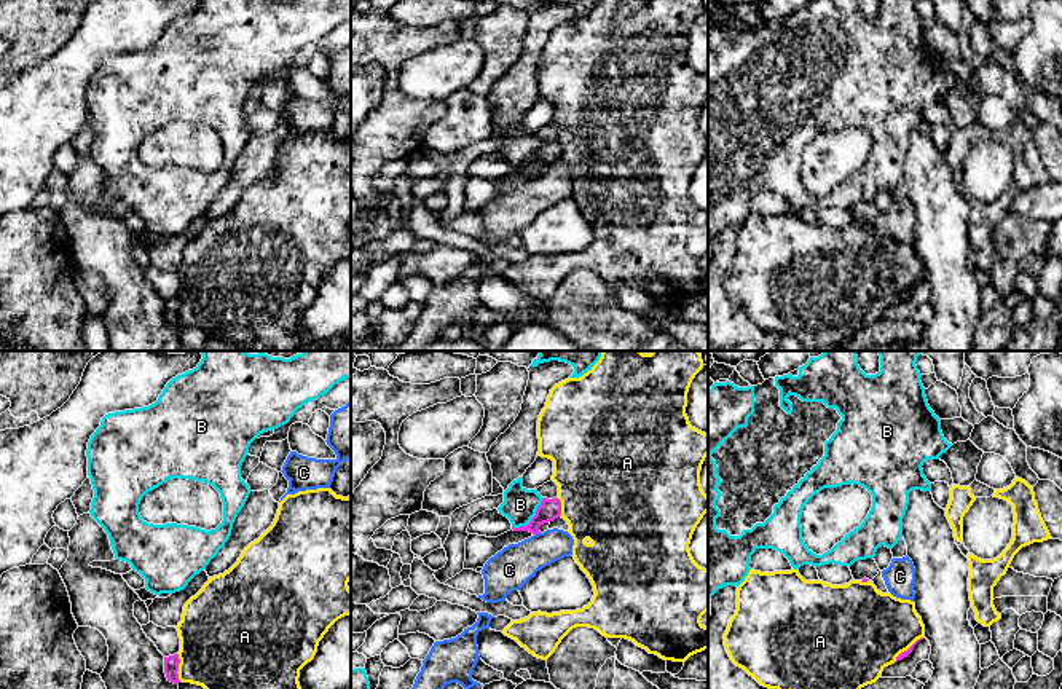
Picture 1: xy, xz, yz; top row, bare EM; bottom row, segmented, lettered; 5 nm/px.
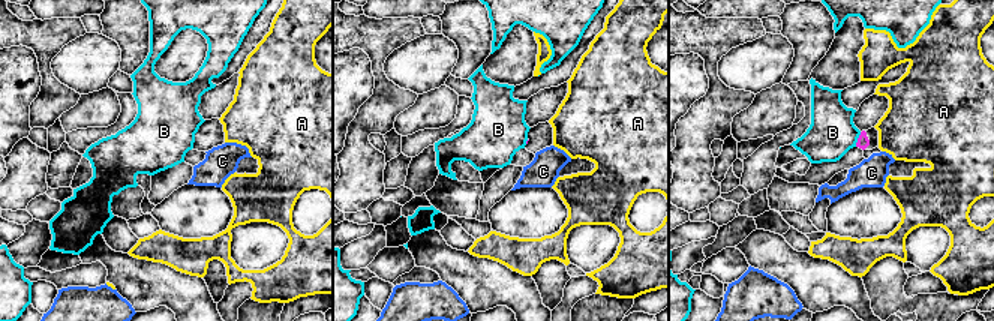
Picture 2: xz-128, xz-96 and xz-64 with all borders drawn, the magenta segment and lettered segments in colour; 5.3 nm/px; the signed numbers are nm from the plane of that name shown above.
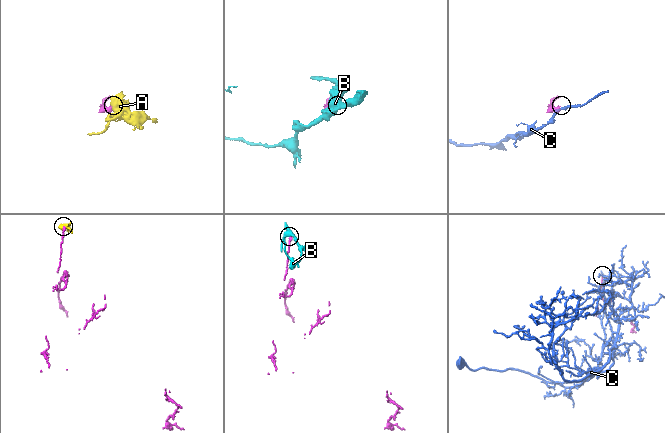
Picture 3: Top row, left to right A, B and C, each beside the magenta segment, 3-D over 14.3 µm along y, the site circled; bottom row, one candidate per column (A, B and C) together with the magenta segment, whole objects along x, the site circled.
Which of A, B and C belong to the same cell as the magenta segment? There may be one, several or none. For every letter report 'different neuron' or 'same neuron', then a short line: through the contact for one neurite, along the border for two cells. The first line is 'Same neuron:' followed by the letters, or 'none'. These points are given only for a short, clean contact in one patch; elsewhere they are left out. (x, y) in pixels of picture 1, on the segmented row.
Same neuron: none
A: different neuron
B: different neuron | xz (544, 498), (536, 514), (525, 525), (512, 528)
C: different neuron | xz (539, 531), (534, 535)

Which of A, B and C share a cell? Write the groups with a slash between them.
A / B / C

